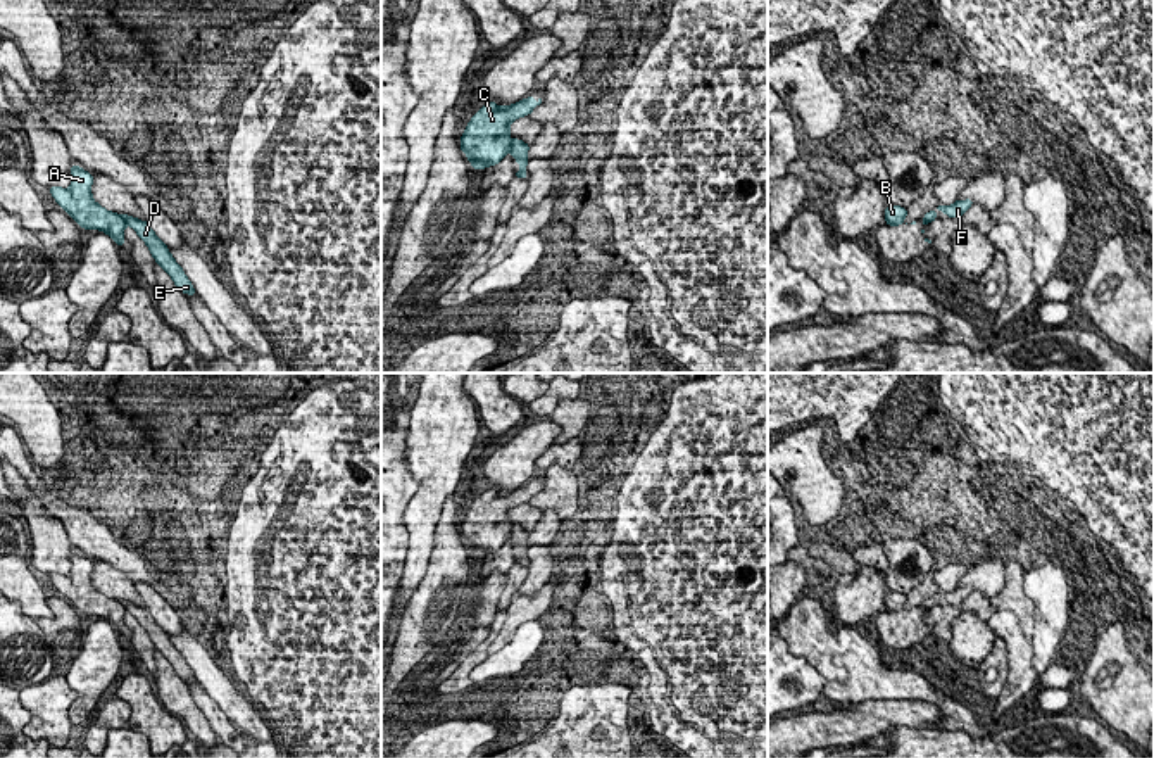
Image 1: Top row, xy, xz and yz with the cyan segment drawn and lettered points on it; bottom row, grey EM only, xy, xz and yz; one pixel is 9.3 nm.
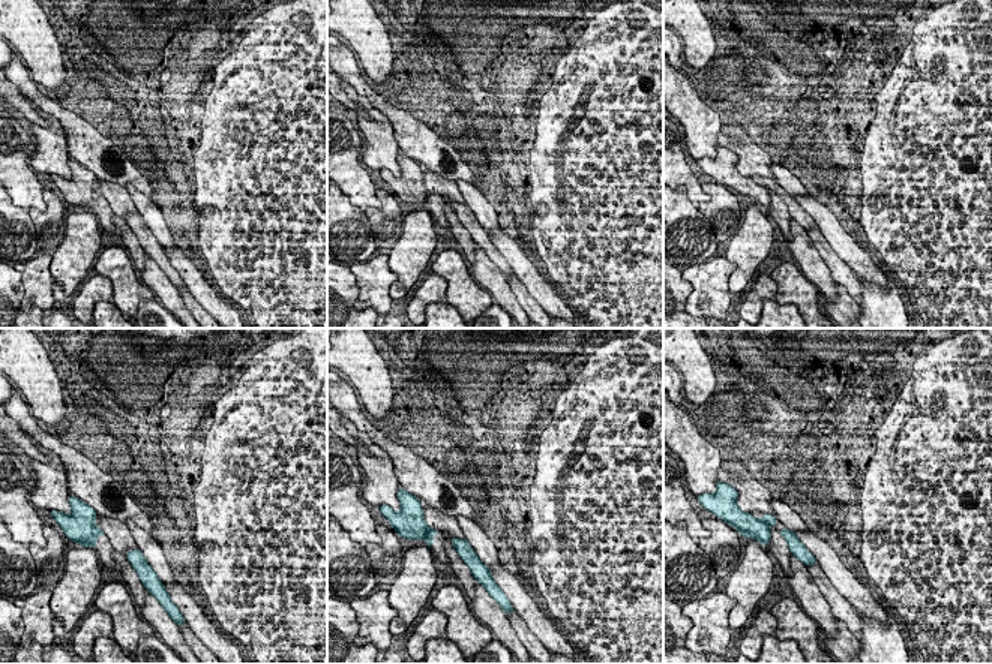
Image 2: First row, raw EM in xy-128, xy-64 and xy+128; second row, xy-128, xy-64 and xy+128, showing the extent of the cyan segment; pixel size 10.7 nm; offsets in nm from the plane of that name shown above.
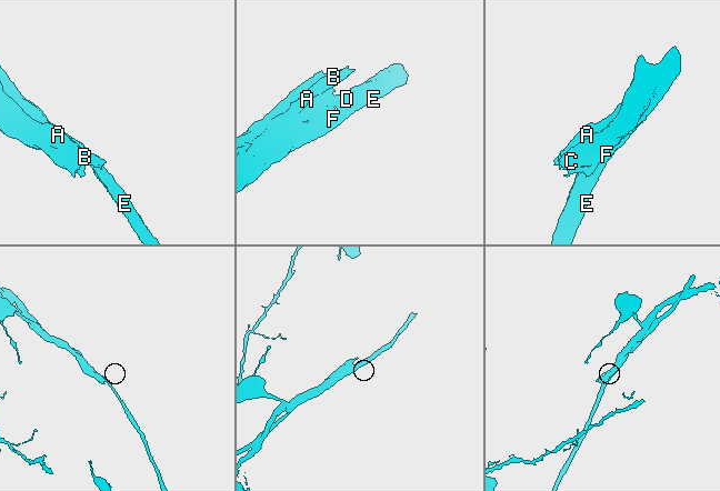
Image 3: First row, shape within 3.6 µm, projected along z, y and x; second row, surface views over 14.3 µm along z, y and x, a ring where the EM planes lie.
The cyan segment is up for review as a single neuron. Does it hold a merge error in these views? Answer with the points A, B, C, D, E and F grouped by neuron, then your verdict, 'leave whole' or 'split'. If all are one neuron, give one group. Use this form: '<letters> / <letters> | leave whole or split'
A B C / D E F | split

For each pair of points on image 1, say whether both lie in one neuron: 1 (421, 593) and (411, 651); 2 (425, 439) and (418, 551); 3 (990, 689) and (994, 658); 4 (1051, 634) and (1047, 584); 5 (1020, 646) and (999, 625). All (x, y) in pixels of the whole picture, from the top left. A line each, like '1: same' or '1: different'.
1: same
2: same
3: same
4: same
5: same

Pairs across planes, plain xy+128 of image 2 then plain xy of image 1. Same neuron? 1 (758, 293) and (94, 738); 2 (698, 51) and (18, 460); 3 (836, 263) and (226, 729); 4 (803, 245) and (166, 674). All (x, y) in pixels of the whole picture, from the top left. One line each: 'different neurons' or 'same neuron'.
1: same neuron
2: different neurons
3: same neuron
4: same neuron

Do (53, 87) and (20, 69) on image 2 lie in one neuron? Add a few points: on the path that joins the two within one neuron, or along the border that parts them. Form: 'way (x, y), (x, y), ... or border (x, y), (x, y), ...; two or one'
border (30, 78), (36, 84); two

